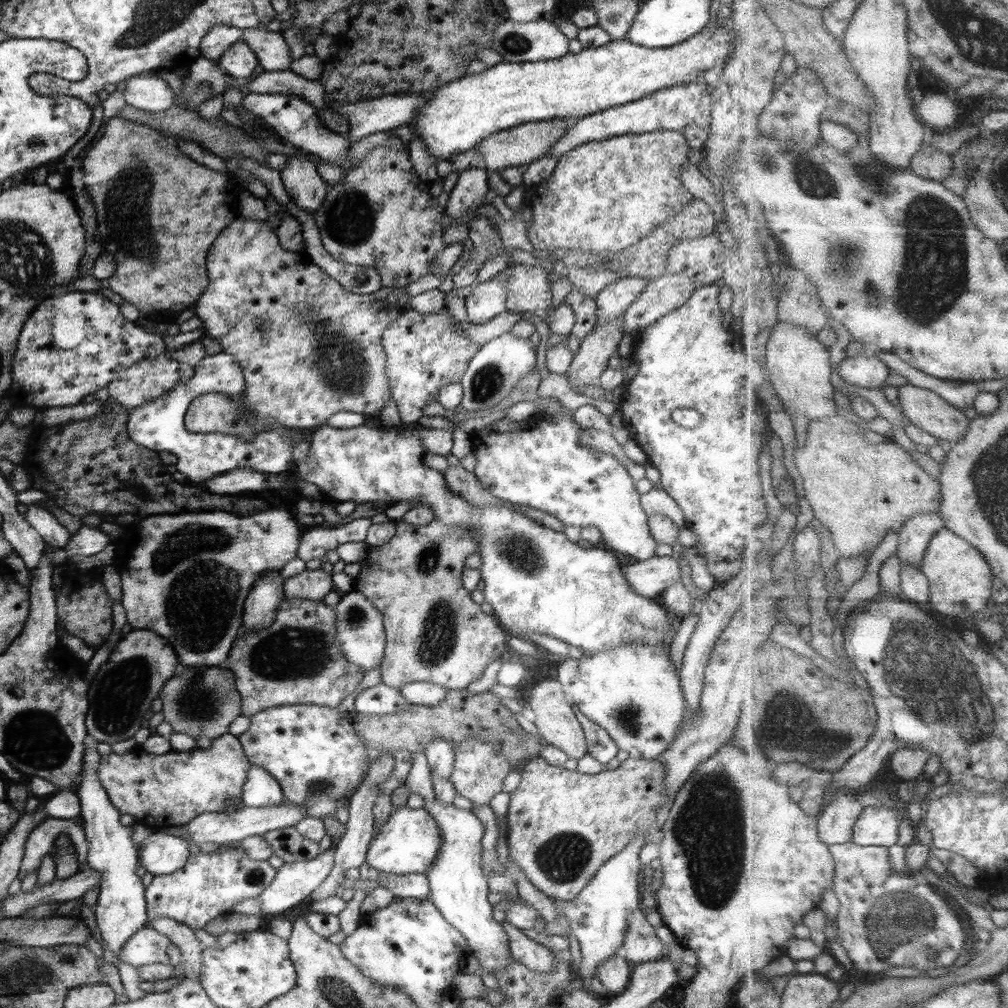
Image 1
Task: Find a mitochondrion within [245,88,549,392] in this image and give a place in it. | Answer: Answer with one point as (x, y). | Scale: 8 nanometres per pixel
(350, 218)

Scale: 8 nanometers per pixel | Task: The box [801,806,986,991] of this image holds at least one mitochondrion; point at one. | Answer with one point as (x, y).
(899, 920)

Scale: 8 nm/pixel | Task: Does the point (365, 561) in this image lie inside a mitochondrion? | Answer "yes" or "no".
no

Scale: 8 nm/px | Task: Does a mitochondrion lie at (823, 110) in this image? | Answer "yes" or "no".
no

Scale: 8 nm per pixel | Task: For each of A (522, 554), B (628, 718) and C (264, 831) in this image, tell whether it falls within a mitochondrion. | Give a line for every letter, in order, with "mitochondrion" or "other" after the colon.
A: mitochondrion
B: mitochondrion
C: other

